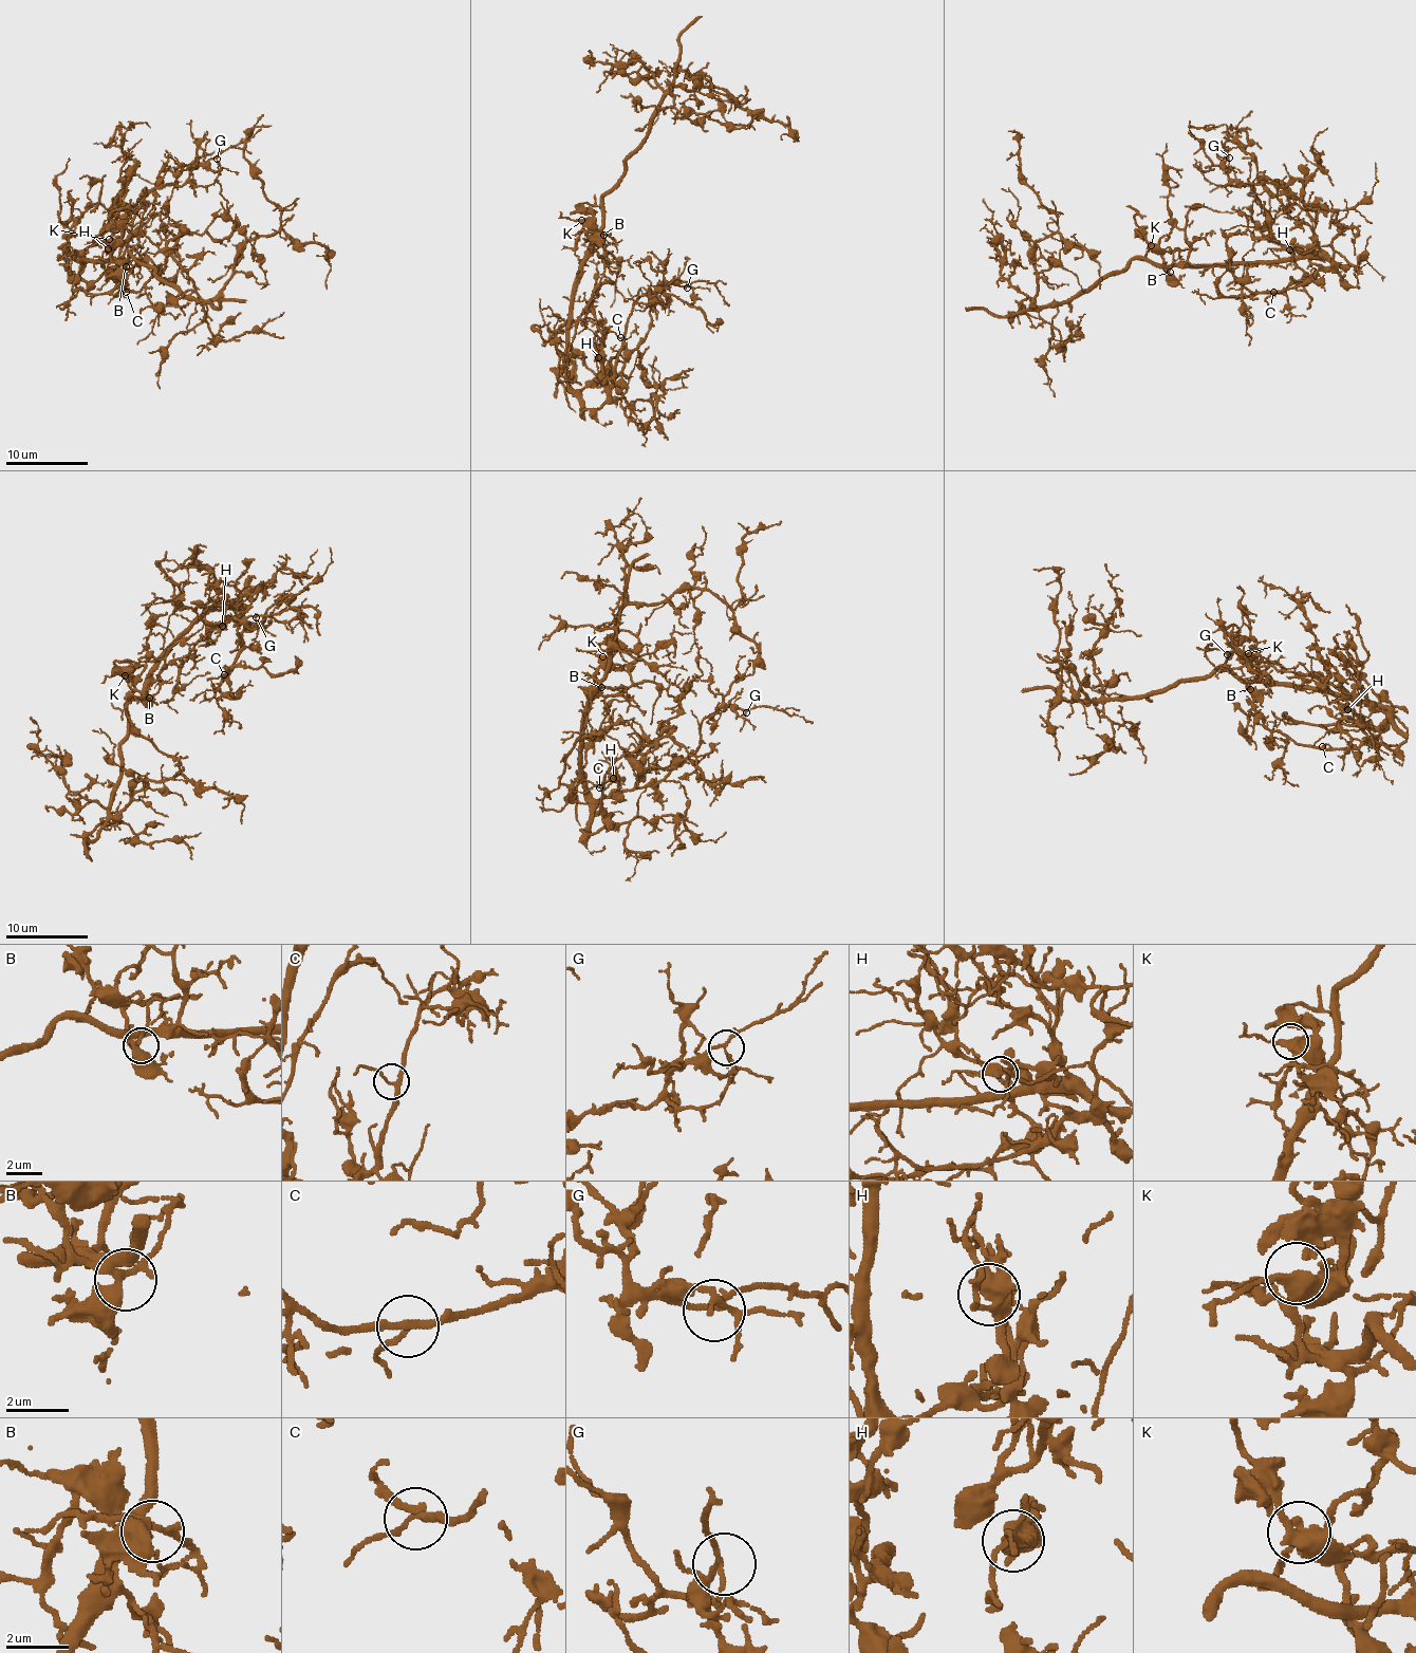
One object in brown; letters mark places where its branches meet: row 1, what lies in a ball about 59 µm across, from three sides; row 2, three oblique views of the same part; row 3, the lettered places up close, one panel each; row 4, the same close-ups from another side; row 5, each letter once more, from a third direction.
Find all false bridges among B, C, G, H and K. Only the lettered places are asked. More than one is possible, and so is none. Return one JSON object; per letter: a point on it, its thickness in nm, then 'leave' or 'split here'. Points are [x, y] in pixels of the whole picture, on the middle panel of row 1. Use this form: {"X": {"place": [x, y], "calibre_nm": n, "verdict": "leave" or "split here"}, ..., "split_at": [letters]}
{"B": {"place": [603, 235], "calibre_nm": 360, "verdict": "leave"}, "C": {"place": [620, 337], "calibre_nm": 200, "verdict": "leave"}, "G": {"place": [687, 288], "calibre_nm": 180, "verdict": "leave"}, "H": {"place": [598, 357], "calibre_nm": 440, "verdict": "leave"}, "K": {"place": [581, 220], "calibre_nm": 460, "verdict": "leave"}, "split_at": []}

